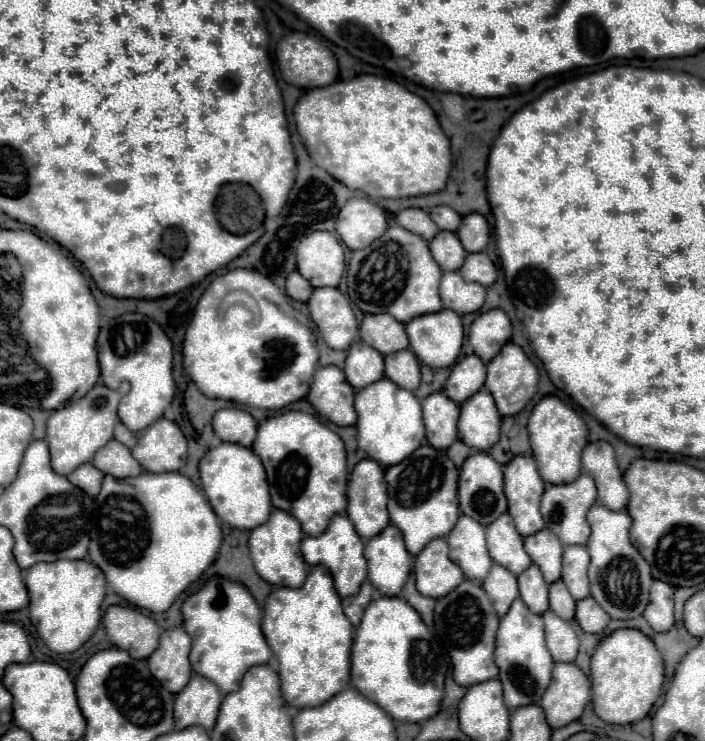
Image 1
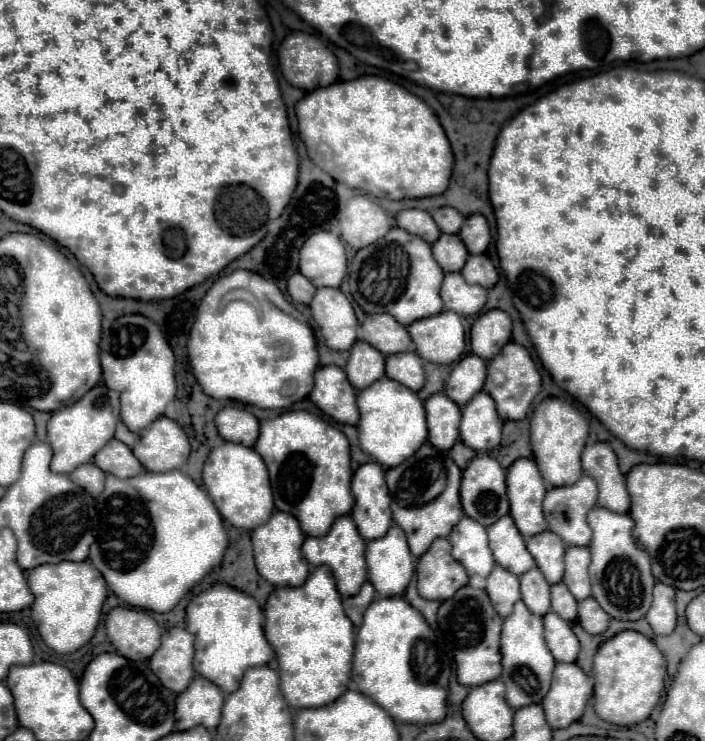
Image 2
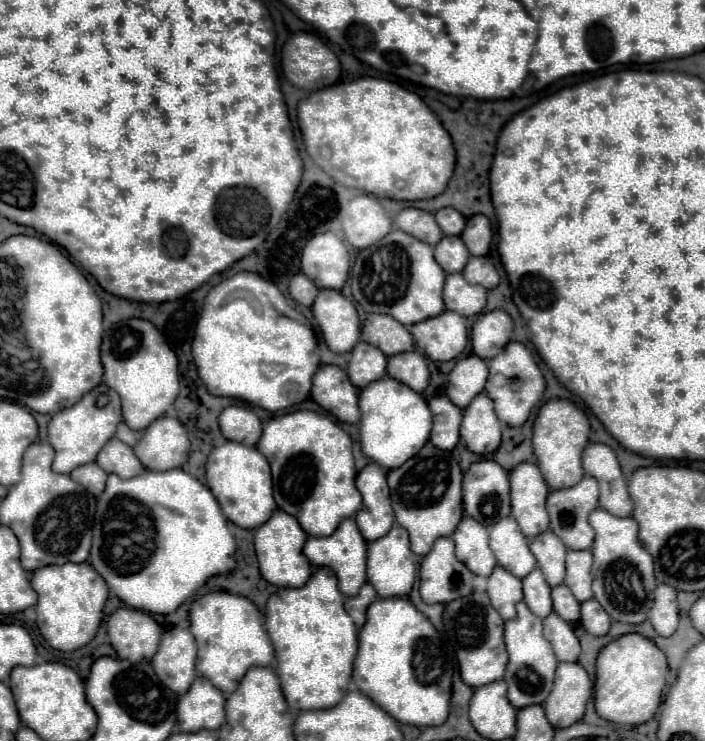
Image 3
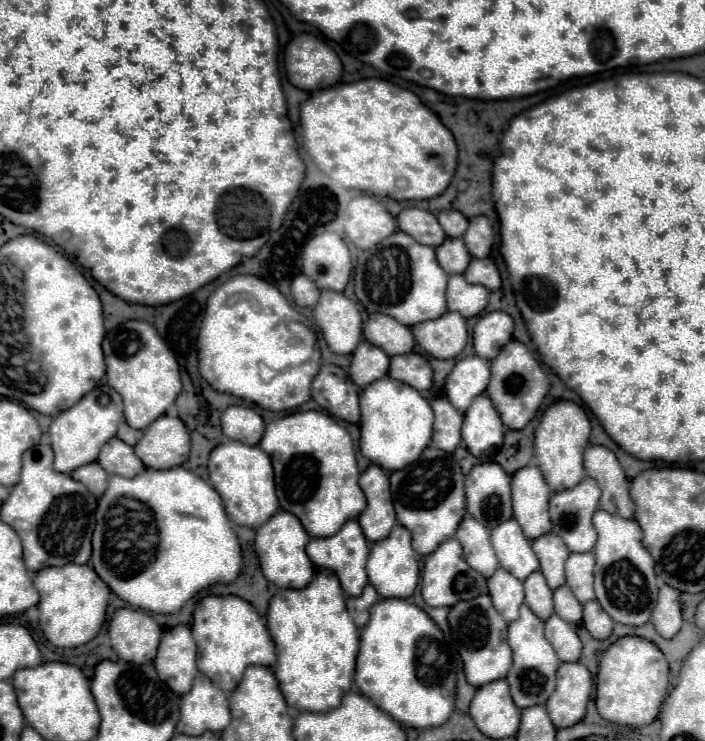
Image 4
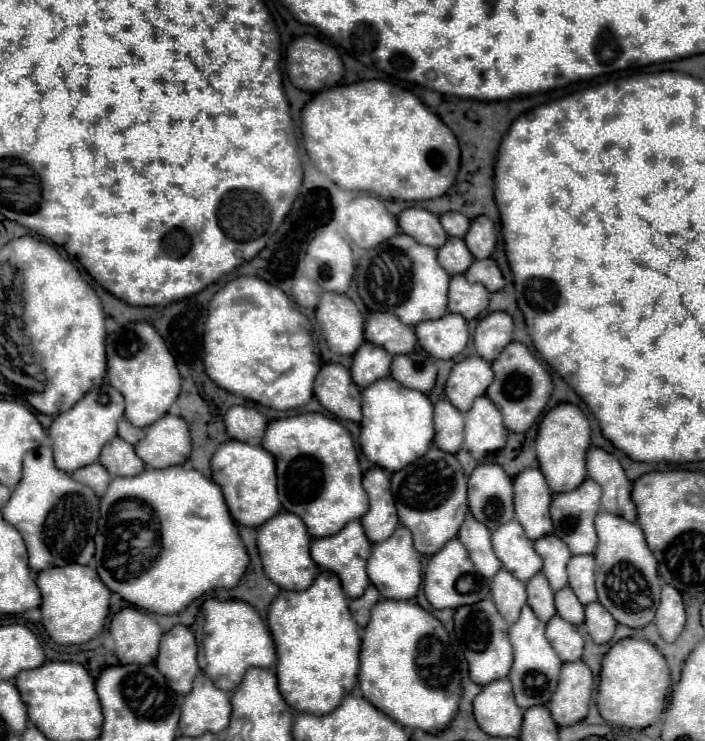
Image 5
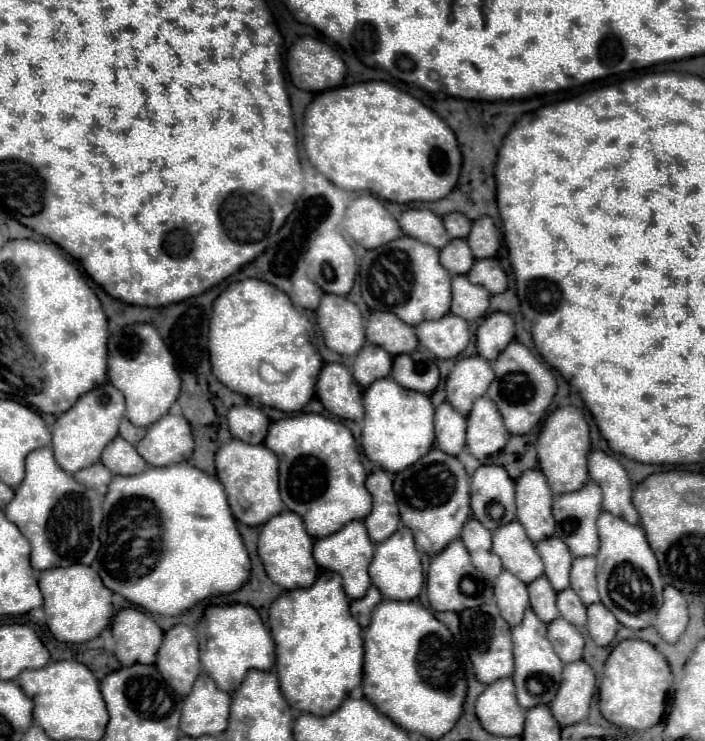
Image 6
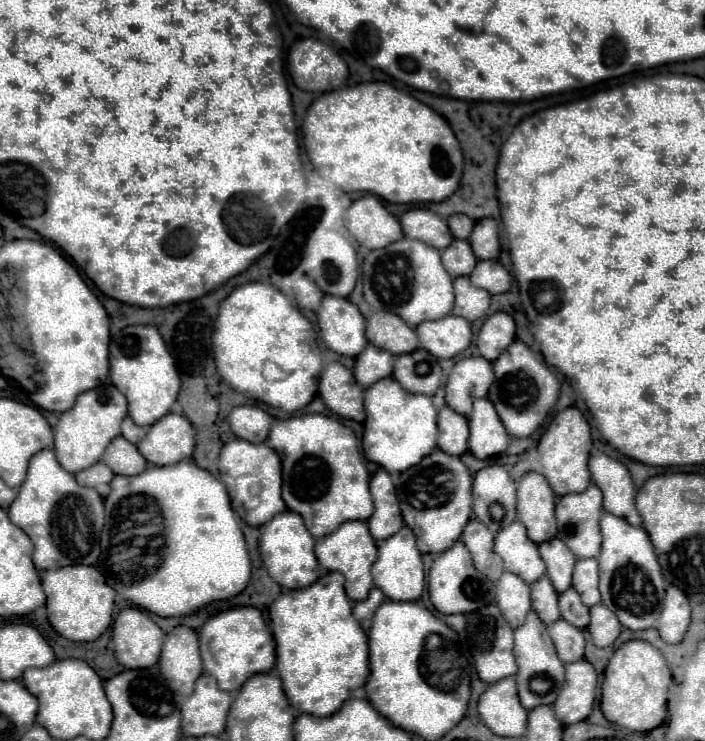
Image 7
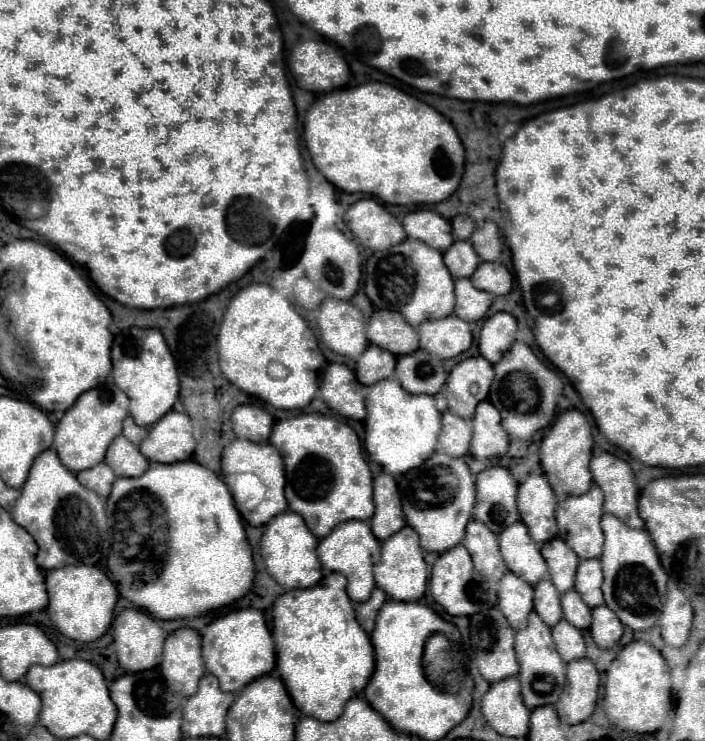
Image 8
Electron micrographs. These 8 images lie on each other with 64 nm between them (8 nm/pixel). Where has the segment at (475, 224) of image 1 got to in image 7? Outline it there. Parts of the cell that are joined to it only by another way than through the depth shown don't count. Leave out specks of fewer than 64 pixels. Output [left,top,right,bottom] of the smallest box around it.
[468,218,500,260]

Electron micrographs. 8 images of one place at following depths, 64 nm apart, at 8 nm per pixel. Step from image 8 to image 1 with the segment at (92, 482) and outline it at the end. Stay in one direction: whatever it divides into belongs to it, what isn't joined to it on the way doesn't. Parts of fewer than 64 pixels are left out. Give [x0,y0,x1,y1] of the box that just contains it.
[68,464,104,496]

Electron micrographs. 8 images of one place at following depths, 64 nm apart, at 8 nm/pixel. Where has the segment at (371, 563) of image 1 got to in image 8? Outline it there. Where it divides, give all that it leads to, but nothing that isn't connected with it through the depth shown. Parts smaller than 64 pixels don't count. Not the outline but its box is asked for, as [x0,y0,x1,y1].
[374,526,428,600]

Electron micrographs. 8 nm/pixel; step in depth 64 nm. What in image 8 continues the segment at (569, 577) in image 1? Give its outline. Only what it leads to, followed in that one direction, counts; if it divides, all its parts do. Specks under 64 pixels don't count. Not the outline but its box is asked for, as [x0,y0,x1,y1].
[574,558,604,608]

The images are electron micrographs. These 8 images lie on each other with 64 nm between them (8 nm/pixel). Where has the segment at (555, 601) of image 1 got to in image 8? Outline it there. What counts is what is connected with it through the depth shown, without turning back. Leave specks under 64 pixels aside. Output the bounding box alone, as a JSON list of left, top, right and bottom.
[562,590,592,630]

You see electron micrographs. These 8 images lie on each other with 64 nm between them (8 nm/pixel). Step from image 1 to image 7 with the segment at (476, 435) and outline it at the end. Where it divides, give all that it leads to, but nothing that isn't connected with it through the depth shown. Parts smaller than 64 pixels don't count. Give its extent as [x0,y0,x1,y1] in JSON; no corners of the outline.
[468,398,508,460]

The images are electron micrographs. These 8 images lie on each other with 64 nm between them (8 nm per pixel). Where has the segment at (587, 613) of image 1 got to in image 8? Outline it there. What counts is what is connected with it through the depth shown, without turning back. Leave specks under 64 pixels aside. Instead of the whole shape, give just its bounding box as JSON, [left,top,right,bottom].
[590,604,622,648]

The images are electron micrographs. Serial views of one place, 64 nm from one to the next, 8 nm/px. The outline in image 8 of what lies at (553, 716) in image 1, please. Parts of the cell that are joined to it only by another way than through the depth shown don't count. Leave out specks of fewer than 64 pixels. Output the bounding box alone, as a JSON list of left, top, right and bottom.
[556,658,600,724]

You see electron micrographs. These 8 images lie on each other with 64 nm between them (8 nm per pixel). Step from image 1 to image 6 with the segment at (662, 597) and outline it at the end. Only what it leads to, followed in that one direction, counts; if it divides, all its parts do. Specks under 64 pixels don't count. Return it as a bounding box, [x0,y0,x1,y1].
[656,586,688,644]

